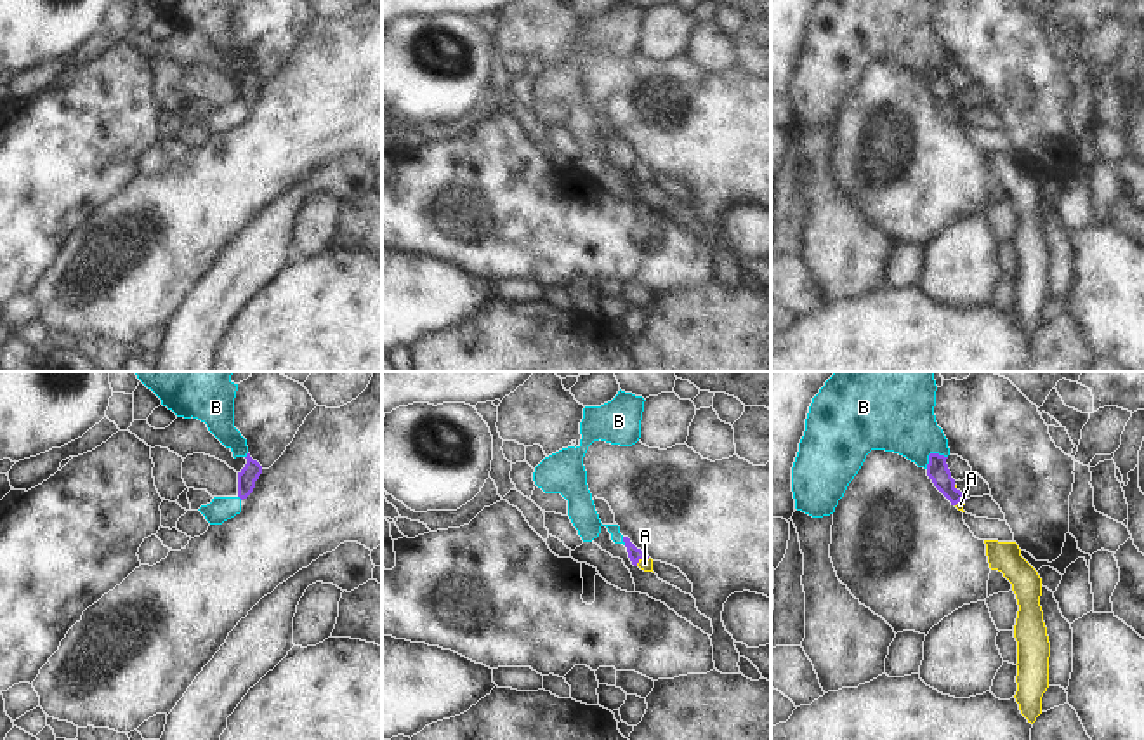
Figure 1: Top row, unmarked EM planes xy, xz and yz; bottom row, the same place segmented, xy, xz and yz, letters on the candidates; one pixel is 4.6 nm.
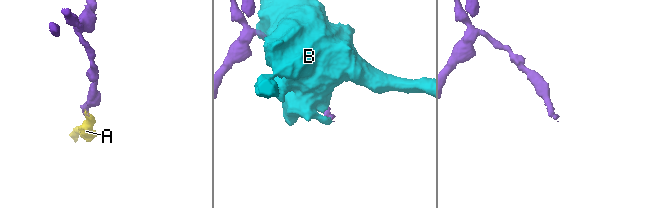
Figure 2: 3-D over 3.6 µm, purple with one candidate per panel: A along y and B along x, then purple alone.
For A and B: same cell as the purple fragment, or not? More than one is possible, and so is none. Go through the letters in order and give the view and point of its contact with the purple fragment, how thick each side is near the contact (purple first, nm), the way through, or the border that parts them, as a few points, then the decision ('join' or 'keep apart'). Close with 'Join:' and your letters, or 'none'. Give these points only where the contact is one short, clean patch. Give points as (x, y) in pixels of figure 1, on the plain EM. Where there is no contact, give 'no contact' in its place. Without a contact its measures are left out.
A: xz (643, 167) | 60/60 nm | across xz (634, 164), (643, 167), (644, 174) | join
B: yz (931, 65) | 100/300 nm | keep apart
Join: A

